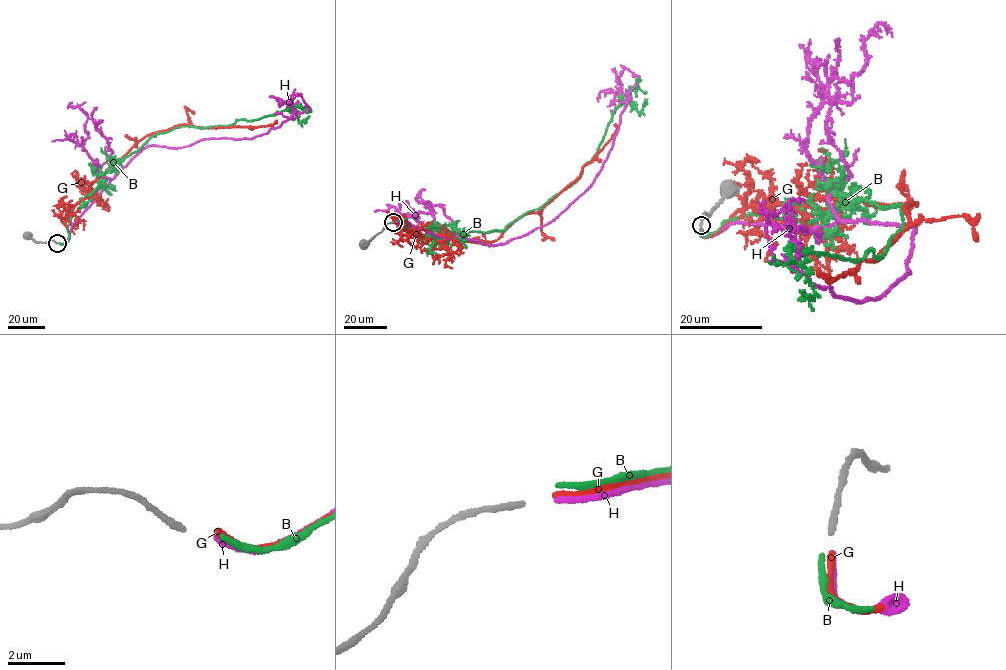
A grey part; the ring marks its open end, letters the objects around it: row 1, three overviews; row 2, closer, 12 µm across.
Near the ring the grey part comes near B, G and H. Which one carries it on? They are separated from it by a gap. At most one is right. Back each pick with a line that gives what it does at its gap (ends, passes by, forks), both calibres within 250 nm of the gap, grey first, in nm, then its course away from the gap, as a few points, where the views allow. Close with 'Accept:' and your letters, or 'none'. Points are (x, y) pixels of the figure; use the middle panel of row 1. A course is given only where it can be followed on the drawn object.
H: it ends | 220/240 nm | via (395, 222), (497, 245), (555, 220), (589, 187), (613, 144), (638, 78), (626, 67), (619, 76)
Accept: H

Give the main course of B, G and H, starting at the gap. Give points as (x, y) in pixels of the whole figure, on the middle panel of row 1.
B: (395, 221), (445, 240), (457, 232), (504, 230), (578, 180), (617, 107), (626, 100), (640, 112), (647, 99)
G: (395, 222), (405, 220), (403, 228), (425, 236), (491, 242), (576, 180), (612, 138), (614, 124)
H: (395, 222), (497, 245), (555, 220), (589, 187), (613, 144), (638, 78), (626, 67), (619, 76)

